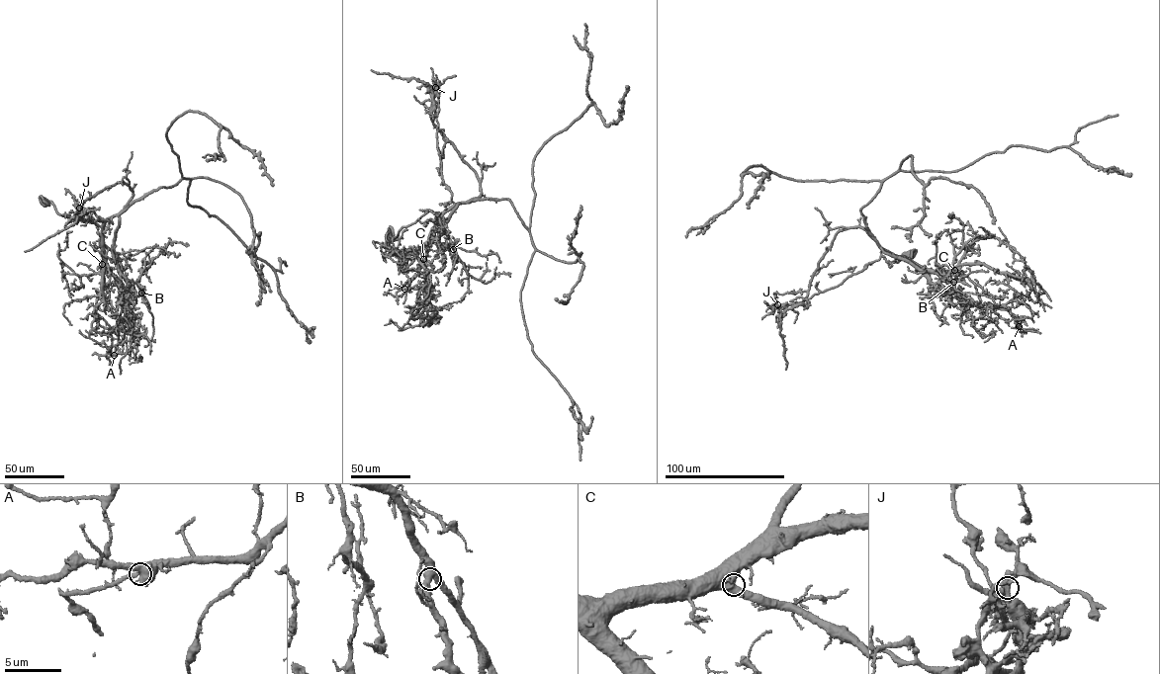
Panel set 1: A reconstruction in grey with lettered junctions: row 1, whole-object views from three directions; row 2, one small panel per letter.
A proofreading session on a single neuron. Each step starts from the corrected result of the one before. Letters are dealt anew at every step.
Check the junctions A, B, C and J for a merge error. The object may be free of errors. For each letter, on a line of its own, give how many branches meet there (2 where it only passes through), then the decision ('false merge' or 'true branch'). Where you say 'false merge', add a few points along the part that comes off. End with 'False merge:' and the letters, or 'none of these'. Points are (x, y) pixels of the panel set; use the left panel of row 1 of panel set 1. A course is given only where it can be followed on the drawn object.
A: 3 branches meet; true branch
B: 3 branches meet; true branch
C: 3 branches meet; true branch
J: 3 branches meet; false merge; foreign part runs (79, 209), (73, 224), (25, 251)
False merge: J

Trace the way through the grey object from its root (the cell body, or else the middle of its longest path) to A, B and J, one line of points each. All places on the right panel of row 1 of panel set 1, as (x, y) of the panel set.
A: (911, 254), (907, 261), (893, 261), (908, 258), (931, 269), (967, 303), (1006, 306), (1019, 326)
B: (911, 254), (909, 260), (893, 262), (900, 258), (881, 248), (908, 260), (931, 282), (953, 282)
J: (911, 254), (909, 260), (893, 262), (900, 258), (863, 228), (838, 231), (807, 296), (777, 305)

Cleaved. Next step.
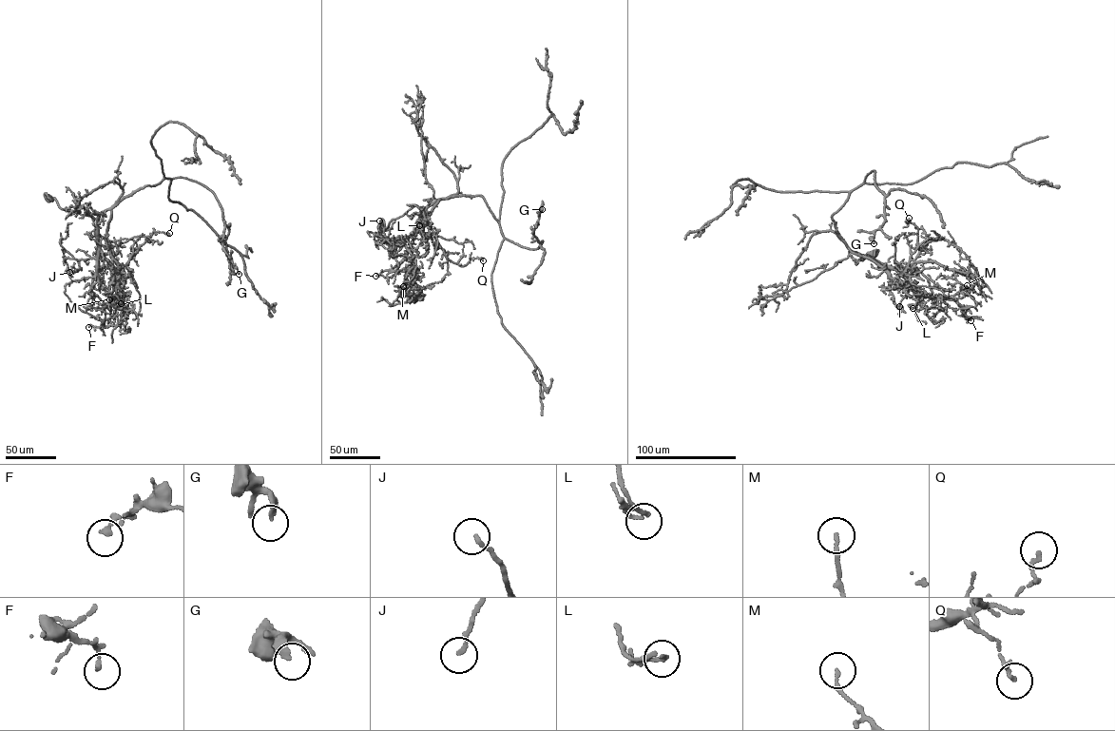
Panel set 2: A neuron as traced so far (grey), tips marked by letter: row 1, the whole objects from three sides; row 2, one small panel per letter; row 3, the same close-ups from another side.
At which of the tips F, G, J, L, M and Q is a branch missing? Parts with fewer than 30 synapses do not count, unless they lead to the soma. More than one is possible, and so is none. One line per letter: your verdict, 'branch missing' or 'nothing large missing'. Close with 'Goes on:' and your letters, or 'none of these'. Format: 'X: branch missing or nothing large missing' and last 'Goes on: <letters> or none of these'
F: nothing large missing
G: nothing large missing
J: nothing large missing
L: nothing large missing
M: nothing large missing
Q: nothing large missing
Goes on: none of these

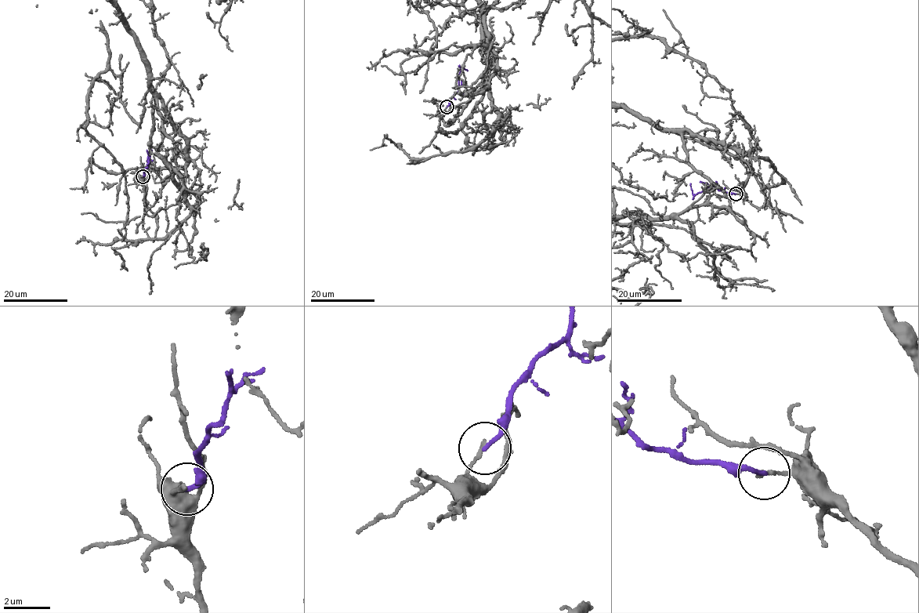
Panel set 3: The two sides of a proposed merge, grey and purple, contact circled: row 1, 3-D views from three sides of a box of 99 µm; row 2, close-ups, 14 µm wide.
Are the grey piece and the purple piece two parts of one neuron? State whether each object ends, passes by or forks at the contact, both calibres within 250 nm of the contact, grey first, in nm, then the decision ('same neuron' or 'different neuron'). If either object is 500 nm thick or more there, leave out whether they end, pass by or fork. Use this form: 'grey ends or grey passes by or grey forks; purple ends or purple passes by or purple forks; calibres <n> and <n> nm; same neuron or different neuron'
grey ends; purple ends; calibres 180 and 170 nm; different neuron

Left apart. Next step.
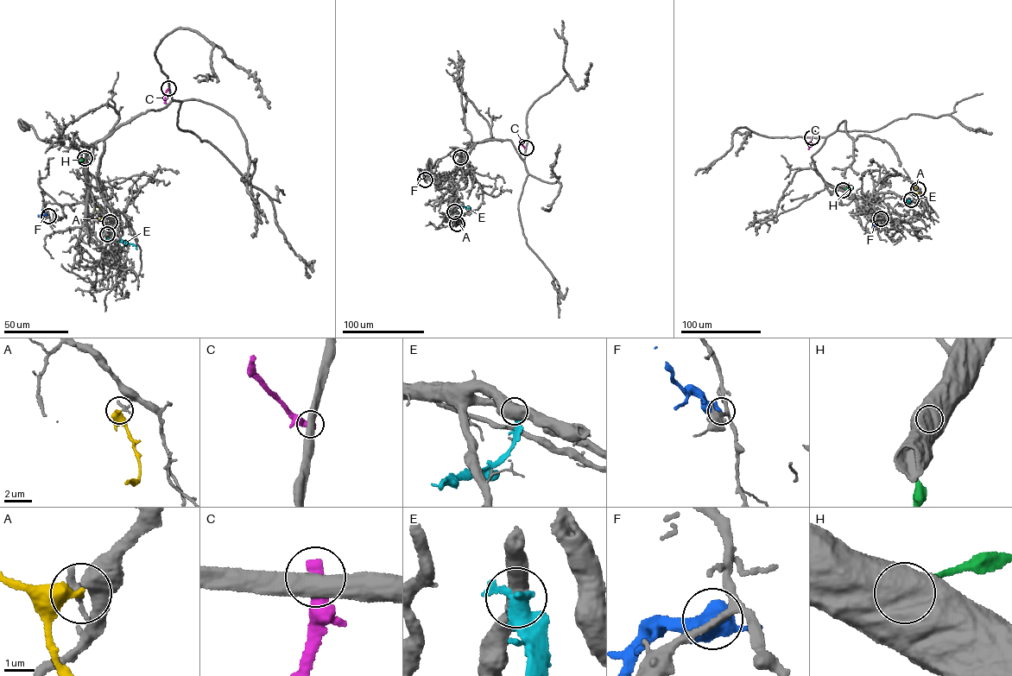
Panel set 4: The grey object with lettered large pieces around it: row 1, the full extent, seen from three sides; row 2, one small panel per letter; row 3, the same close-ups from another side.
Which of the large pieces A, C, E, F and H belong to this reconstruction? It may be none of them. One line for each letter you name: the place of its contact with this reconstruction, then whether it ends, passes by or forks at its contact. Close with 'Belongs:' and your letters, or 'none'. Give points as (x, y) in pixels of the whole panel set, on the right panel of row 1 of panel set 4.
A: contact (918, 189); it ends
Belongs: A

